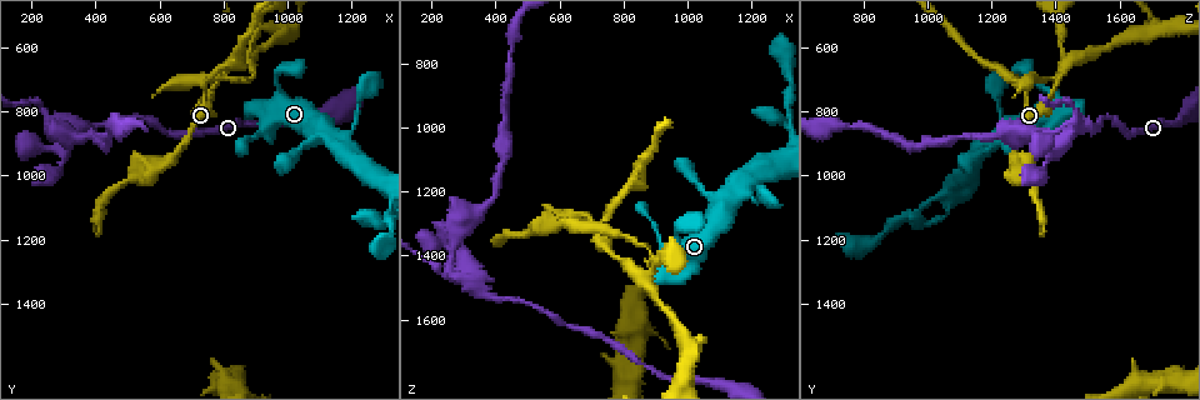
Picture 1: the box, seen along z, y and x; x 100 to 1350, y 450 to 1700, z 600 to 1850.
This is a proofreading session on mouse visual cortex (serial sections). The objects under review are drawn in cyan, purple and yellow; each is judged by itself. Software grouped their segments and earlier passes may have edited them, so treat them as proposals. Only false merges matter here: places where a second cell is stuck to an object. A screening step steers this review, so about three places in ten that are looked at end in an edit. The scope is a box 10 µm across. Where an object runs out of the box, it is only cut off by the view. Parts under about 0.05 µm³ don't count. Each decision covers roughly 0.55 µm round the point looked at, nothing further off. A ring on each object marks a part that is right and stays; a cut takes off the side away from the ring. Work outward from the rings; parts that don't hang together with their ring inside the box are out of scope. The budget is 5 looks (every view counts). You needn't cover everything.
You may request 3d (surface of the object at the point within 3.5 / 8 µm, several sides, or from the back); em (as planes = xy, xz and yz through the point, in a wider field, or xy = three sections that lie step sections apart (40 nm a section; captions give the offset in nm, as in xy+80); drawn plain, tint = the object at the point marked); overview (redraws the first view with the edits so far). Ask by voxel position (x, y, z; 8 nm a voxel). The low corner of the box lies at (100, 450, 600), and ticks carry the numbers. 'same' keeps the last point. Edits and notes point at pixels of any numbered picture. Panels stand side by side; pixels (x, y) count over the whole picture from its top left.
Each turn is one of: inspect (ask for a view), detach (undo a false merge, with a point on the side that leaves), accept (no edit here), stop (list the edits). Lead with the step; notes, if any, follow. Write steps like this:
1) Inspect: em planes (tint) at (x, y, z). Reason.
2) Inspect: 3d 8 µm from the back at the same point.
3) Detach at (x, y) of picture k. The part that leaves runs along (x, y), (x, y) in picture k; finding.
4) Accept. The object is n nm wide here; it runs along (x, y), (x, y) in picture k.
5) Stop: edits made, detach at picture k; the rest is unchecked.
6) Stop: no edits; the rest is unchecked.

Inspect: 3d 8 µm at (1040, 920, 1200).

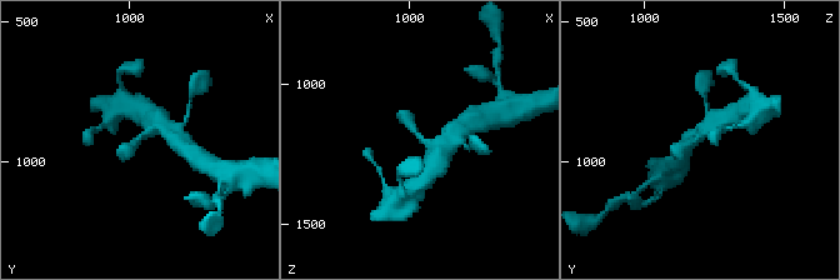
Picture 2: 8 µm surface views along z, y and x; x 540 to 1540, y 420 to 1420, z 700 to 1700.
Inspect: em xy step 2 (tint) at the same point. The arms are 350, 500 nm wide; now the EM.

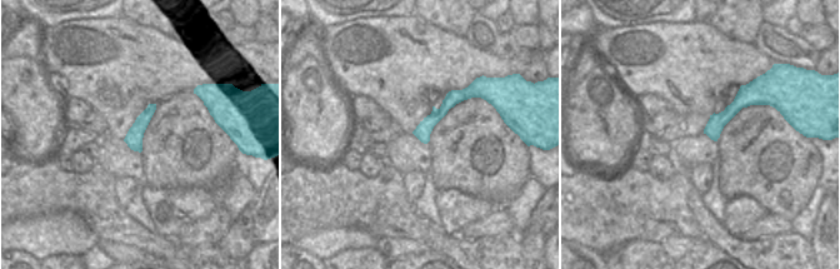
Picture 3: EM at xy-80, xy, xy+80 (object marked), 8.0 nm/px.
Accept. It runs along (438, 159), (404, 114) in picture 2; all the same cell.

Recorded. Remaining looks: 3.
Inspect: 3d 3.5 µm at (850, 630, 1470). Arms part here.

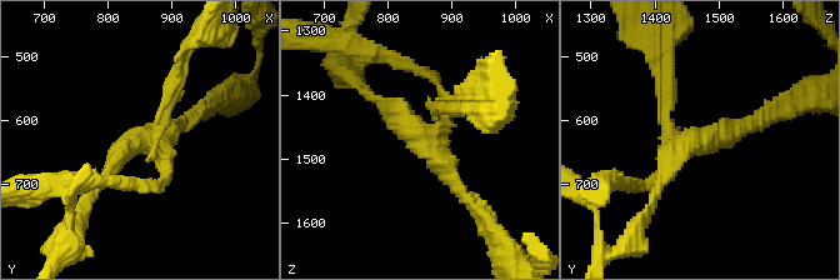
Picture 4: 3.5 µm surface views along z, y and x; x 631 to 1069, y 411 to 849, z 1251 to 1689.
Inspect: em xy step 5 (tint) at (855, 635, 1475).

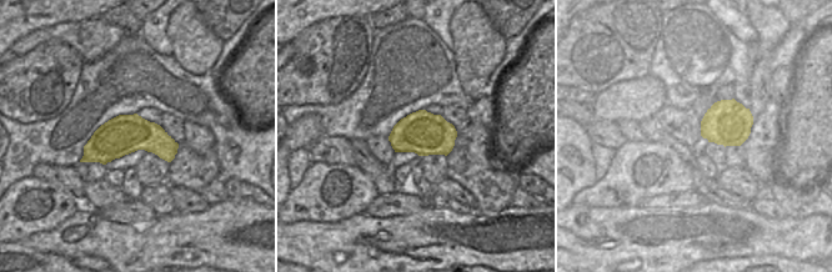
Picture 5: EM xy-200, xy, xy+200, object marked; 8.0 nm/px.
Detach at (669, 99) of picture 4. The object is 340 nm wide here; a second cell is stuck on.

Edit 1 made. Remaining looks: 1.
Stop: edits made, detach at picture 4; the rest is unchecked.

